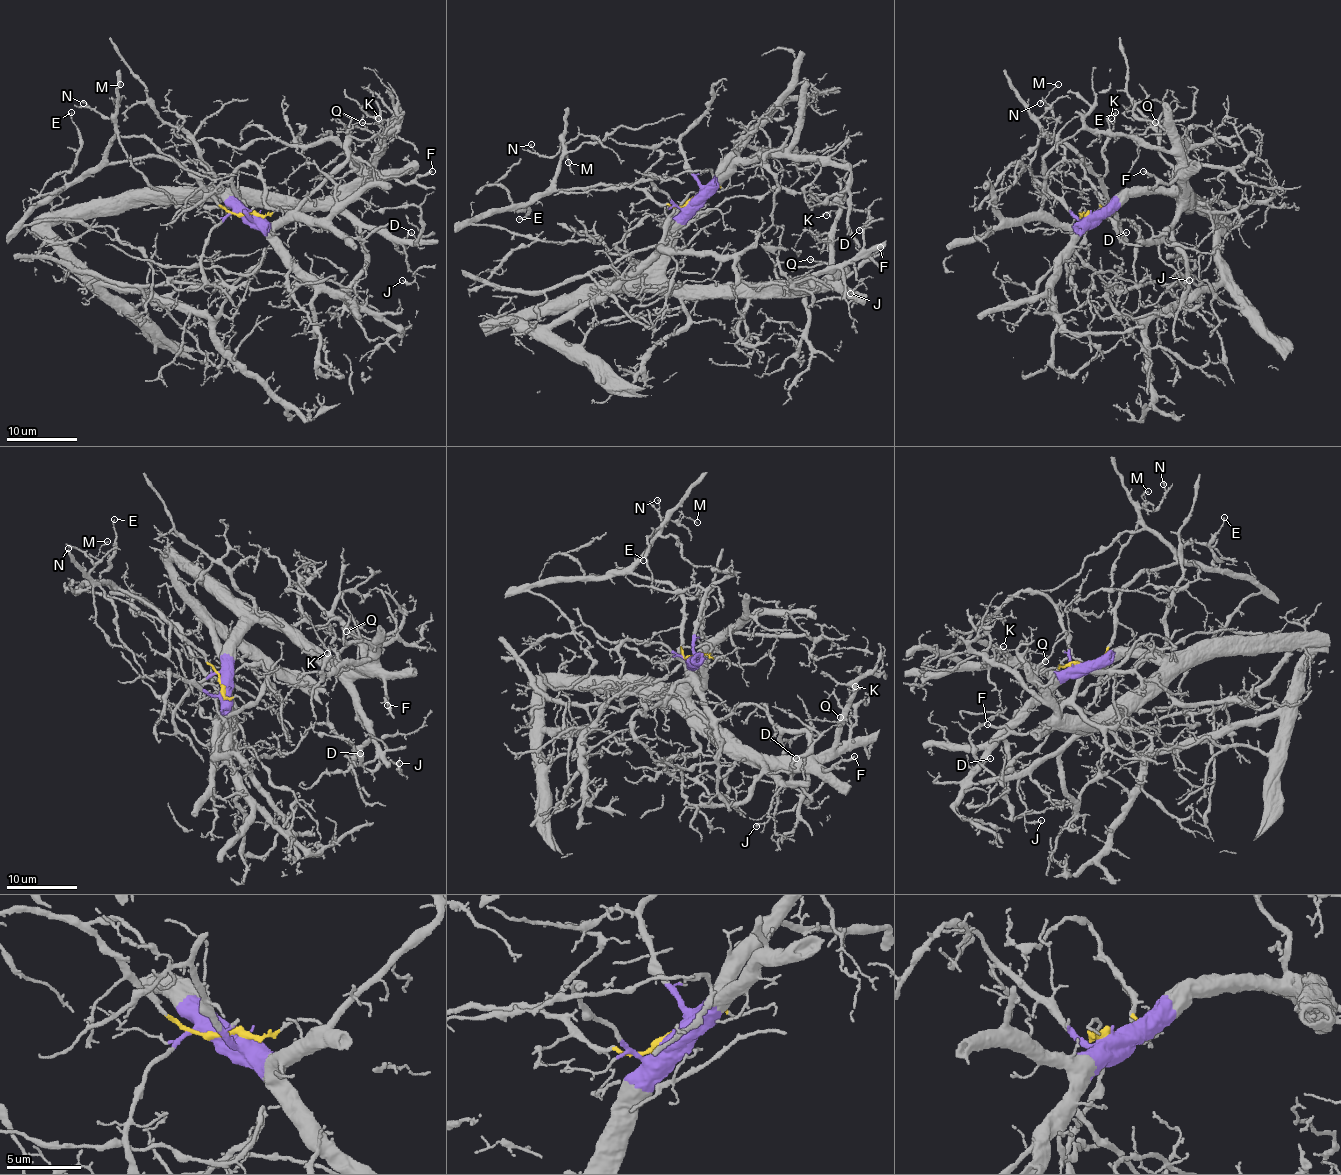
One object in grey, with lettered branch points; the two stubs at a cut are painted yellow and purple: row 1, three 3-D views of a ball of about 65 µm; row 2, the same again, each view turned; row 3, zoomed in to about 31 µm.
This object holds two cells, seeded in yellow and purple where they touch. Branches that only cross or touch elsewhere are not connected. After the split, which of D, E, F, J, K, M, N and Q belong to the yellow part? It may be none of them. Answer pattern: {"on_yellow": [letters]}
{"on_yellow": ["E", "M", "N"]}

